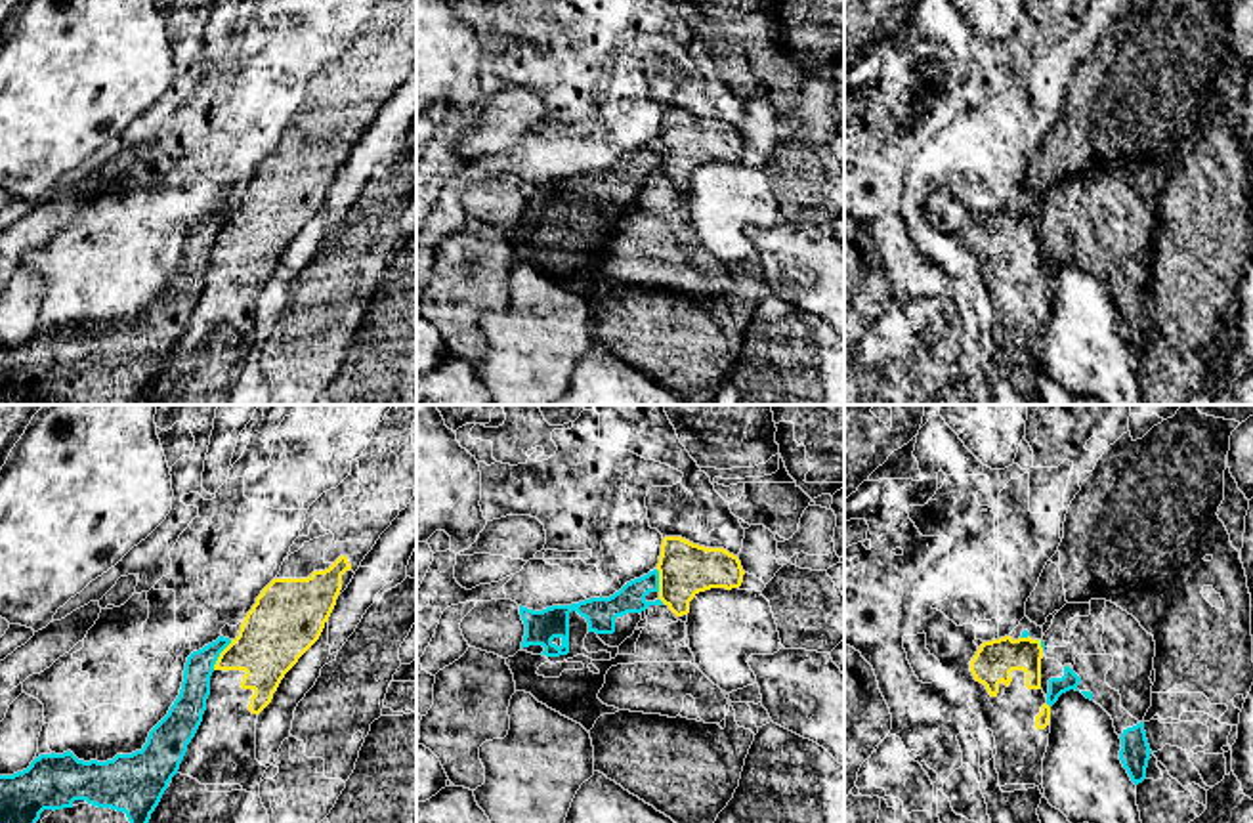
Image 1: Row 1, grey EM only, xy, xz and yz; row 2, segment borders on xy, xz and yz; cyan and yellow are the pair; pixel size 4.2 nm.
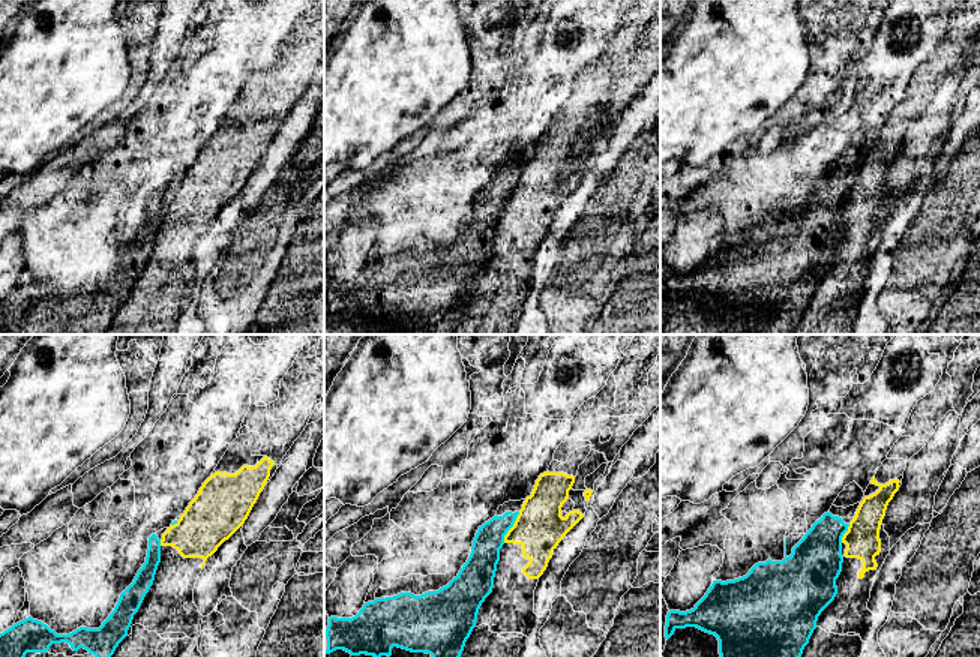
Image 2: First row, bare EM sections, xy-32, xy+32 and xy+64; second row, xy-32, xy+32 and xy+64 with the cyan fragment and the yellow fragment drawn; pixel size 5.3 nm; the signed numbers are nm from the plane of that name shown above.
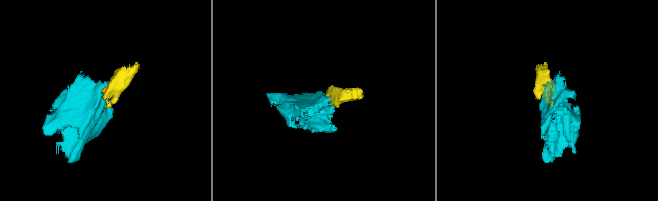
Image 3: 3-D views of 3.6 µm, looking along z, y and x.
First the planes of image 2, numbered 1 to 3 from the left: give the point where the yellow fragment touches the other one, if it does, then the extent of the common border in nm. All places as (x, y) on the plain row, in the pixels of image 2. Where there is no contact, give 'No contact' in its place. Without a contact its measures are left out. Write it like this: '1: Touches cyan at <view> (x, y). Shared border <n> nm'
1: Touches cyan at xy-32 (159, 207). Shared border 30 nm
2: Touches cyan at xy+32 (512, 189). Shared border 190 nm
3: Touches cyan at xy+64 (845, 195). Shared border 120 nm

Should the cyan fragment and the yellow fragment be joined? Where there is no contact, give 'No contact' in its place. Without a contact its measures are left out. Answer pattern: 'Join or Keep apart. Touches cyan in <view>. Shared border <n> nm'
Keep apart. Touches cyan in xy. Shared border 150 nm

